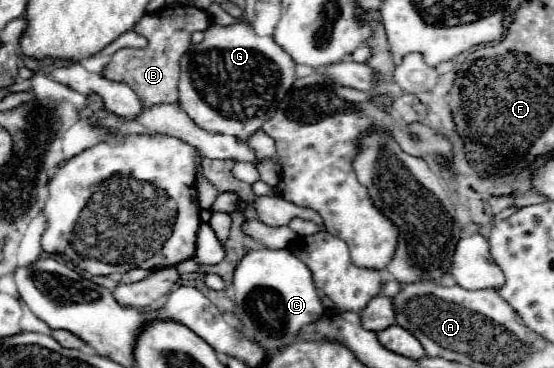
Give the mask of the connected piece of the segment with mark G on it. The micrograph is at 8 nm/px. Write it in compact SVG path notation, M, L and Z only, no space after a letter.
M211 24L205 40L191 44L181 58L179 106L203 130L247 140L265 120L273 118L293 82L295 62L271 36L259 36L249 24Z

